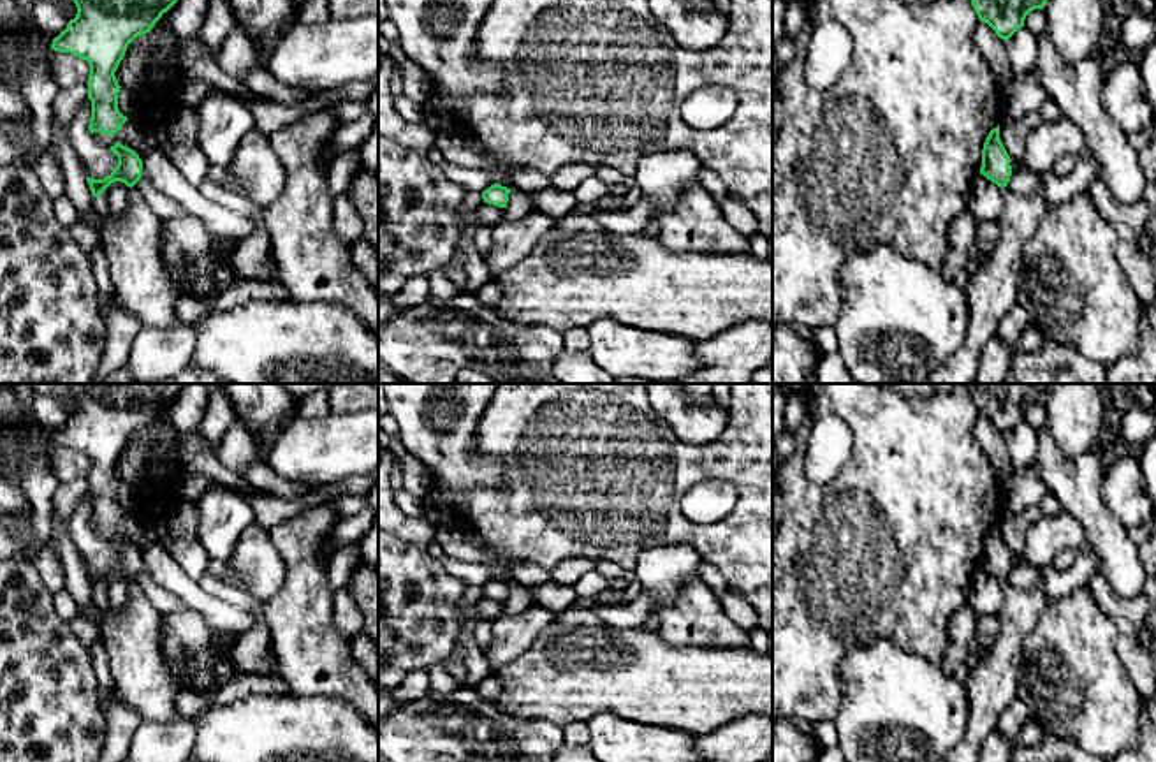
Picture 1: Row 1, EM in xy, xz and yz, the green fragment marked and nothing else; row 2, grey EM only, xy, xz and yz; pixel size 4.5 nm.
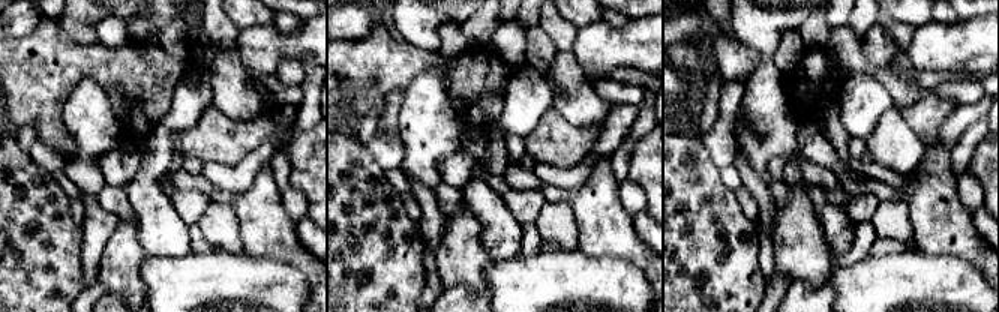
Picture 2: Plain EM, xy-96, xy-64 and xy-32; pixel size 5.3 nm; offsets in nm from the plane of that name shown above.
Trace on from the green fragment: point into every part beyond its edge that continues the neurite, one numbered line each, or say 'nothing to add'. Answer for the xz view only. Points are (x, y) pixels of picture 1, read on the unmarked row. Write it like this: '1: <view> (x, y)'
nothing to add

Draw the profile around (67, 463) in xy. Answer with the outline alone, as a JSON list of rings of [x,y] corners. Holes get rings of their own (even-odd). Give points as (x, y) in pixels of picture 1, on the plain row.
[[[51,443],[48,458],[60,484],[88,477],[90,459],[76,449]]]

